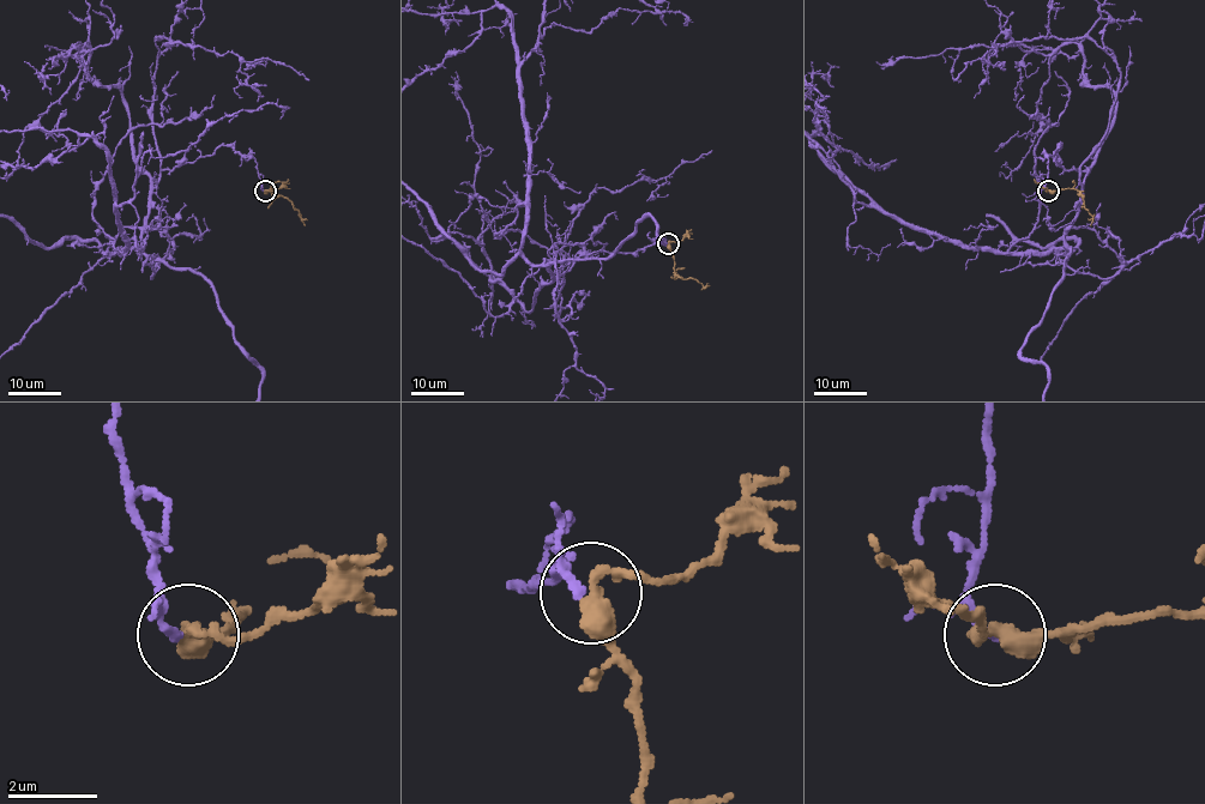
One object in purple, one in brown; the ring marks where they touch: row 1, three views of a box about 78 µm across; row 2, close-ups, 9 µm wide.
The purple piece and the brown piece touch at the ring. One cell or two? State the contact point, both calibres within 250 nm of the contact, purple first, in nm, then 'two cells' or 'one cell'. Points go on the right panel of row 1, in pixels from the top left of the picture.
at (1048, 191); 120 nm thick on the purple side, 360 nm on the other; one cell

